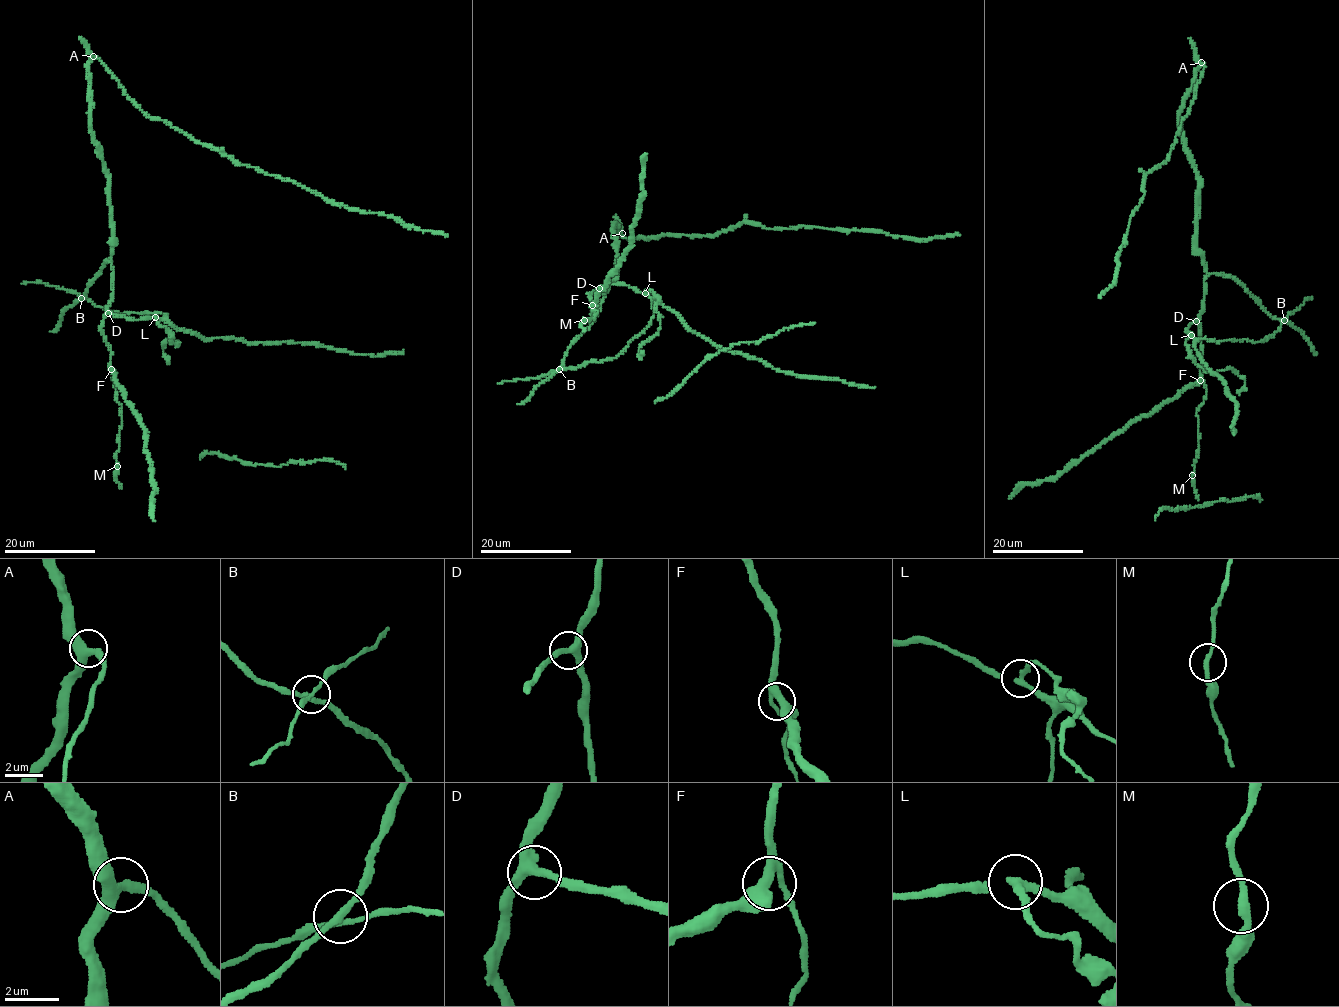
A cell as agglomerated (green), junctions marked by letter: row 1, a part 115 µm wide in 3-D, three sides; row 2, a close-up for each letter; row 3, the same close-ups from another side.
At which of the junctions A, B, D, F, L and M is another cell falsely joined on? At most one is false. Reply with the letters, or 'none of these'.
L

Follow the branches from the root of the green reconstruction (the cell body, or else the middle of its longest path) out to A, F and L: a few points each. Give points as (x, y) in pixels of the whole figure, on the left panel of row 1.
A: (109, 208), (108, 173), (91, 128), (91, 85), (87, 66), (93, 56)
F: (109, 208), (113, 298), (106, 310), (102, 334), (110, 350), (111, 369)
L: (109, 208), (112, 259), (106, 262), (82, 298), (88, 298), (110, 312), (167, 315), (164, 318), (156, 317)

